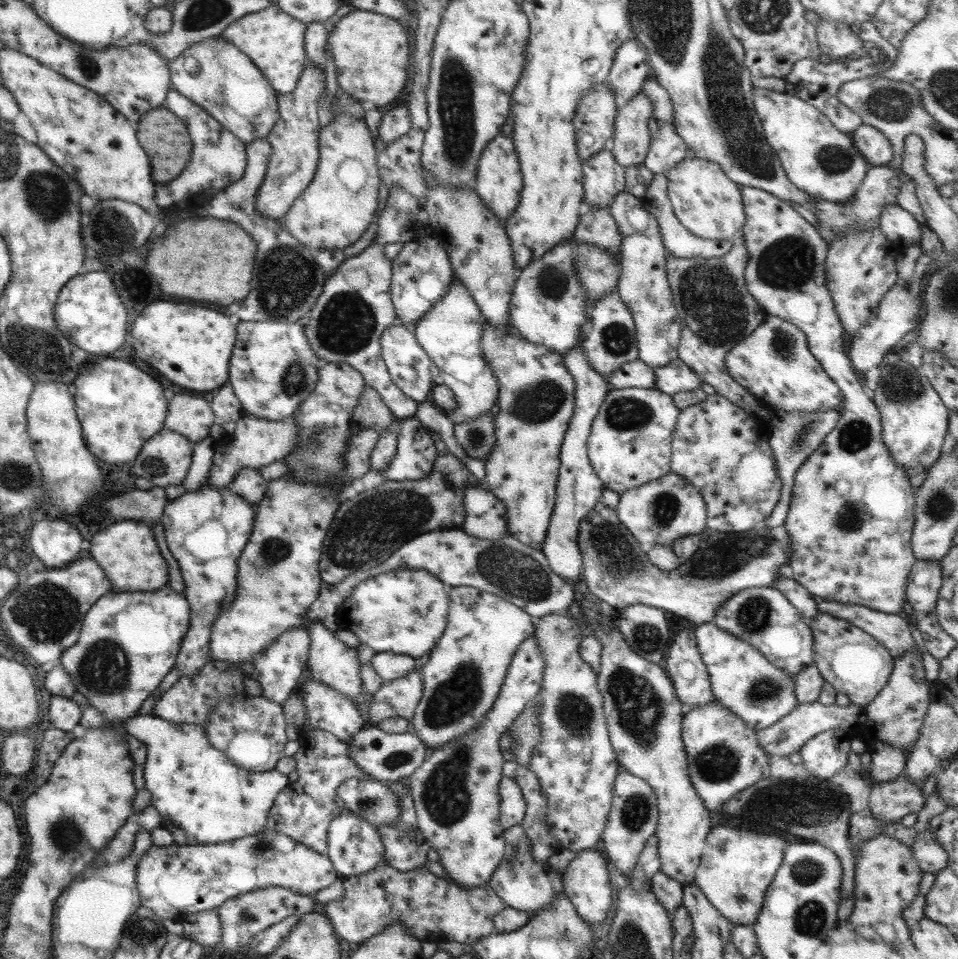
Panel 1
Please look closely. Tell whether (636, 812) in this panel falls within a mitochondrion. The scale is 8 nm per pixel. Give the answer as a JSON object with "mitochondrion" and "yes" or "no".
{"mitochondrion":"yes"}

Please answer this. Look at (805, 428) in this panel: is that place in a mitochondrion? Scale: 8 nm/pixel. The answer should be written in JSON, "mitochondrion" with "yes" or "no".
{"mitochondrion":"yes"}

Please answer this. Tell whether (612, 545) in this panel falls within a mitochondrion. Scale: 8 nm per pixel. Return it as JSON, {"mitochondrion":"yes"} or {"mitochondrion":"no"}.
{"mitochondrion":"yes"}

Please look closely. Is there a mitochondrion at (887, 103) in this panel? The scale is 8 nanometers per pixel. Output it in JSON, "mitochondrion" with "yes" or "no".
{"mitochondrion":"yes"}

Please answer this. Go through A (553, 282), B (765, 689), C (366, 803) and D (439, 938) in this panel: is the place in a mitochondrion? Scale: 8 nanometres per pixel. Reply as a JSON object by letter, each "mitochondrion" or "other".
{"A":"mitochondrion","B":"mitochondrion","C":"mitochondrion","D":"other"}

